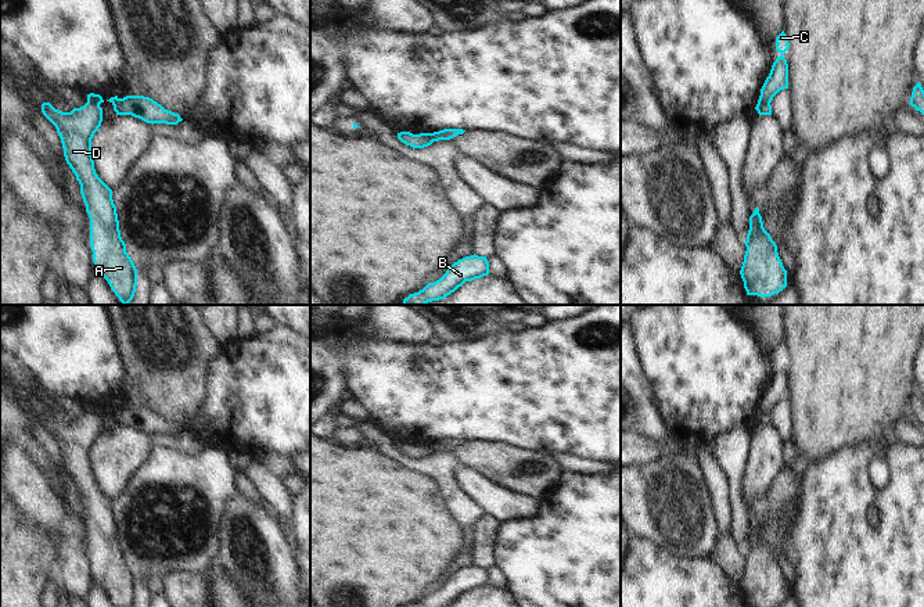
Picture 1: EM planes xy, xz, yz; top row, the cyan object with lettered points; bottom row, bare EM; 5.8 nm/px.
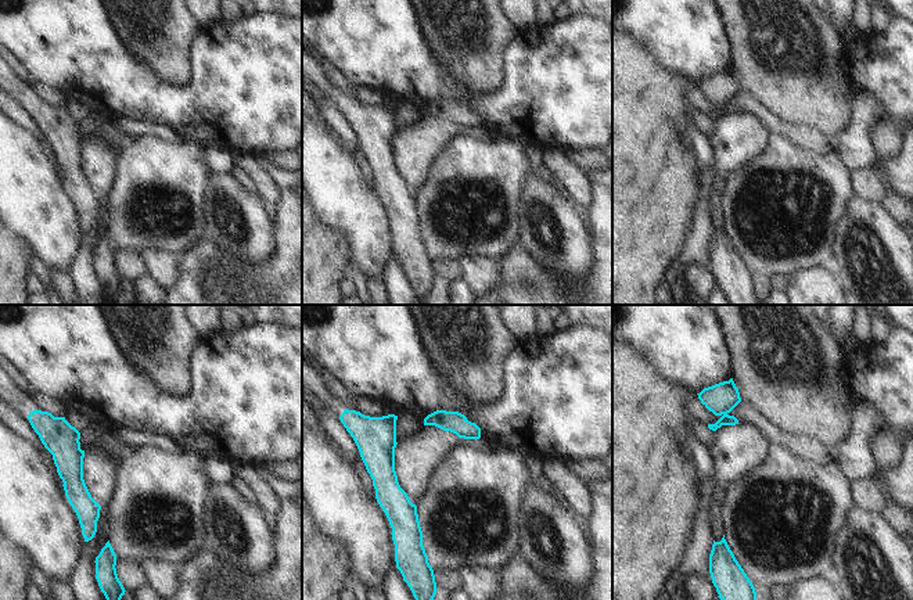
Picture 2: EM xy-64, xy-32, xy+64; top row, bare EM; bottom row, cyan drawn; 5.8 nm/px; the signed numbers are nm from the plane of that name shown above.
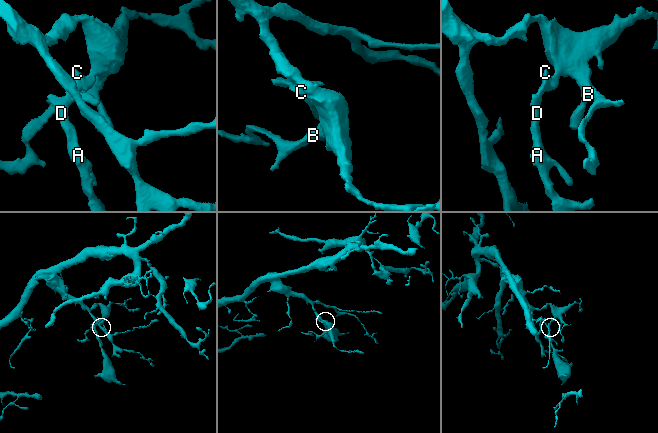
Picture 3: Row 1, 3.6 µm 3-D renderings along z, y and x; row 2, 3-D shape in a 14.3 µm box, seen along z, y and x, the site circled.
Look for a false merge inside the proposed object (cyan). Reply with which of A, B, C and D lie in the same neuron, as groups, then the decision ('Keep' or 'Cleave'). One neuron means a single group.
Groups: A D / B C. Cleave.

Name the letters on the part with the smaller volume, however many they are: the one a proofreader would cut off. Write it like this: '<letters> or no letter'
A, D.

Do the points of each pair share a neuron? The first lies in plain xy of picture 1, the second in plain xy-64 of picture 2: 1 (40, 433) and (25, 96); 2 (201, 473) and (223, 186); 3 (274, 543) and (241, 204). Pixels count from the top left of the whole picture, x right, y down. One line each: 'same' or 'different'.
1: different
2: different
3: same

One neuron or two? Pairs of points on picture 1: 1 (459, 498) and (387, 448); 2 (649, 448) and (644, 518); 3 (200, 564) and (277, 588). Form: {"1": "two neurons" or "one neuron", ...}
{"1": "one neuron", "2": "two neurons", "3": "two neurons"}

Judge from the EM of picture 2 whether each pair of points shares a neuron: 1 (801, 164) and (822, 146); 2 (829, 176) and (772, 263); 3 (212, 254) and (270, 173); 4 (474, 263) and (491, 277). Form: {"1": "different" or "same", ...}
{"1": "different", "2": "same", "3": "same", "4": "same"}

